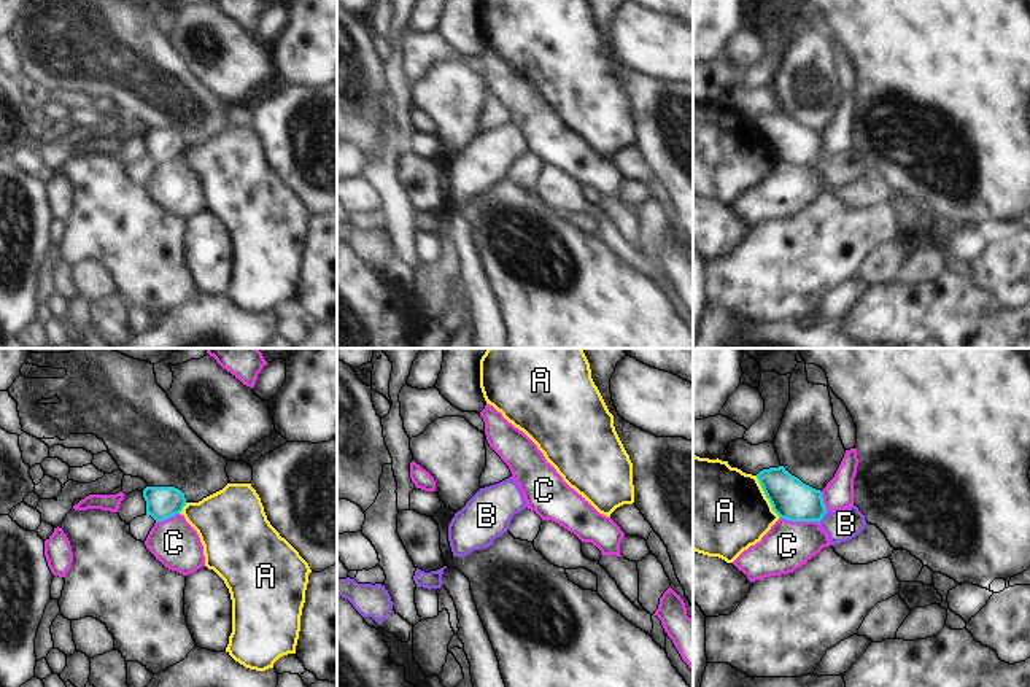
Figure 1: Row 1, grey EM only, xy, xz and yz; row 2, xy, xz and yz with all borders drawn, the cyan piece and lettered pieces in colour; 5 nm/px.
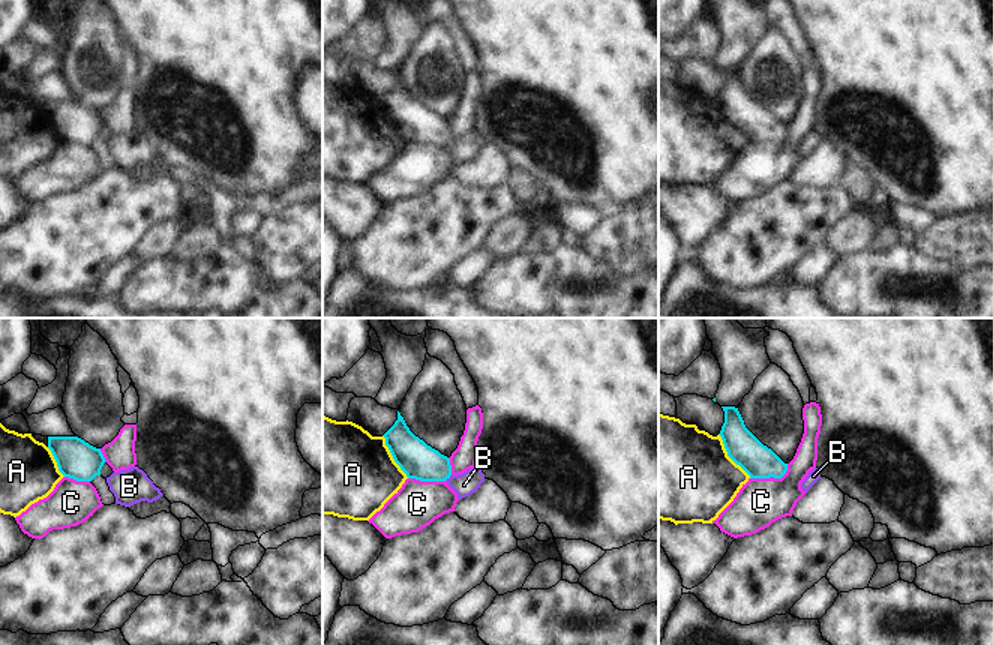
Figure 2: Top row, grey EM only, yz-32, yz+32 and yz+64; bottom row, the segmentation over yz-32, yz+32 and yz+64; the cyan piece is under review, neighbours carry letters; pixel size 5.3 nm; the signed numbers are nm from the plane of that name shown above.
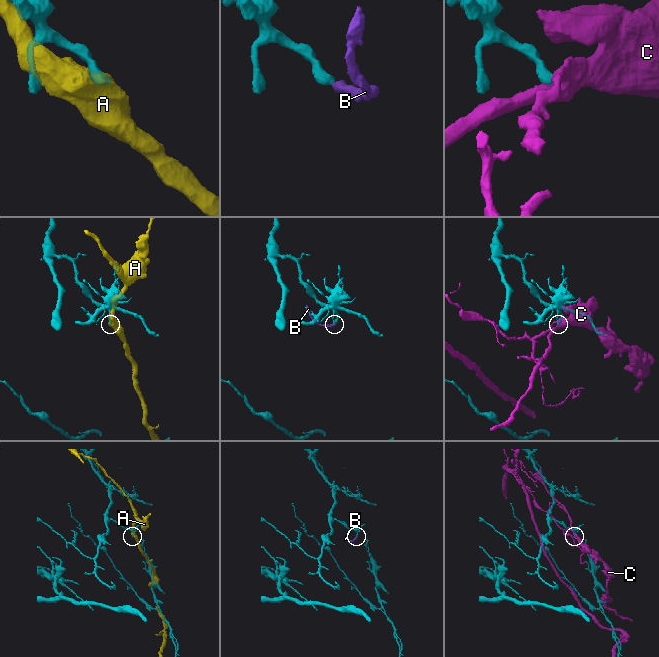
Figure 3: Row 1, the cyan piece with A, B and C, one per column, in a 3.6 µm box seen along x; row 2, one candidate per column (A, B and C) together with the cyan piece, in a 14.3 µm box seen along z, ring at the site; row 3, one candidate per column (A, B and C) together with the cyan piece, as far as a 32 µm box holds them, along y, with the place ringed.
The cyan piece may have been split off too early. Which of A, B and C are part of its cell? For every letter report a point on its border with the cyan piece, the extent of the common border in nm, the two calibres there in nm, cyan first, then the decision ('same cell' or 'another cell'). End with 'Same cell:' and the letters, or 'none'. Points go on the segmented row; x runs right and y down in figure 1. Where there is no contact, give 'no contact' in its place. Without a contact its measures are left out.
A: contact yz (766, 496); length 240 nm; calibres 200 and 460 nm; another cell
B: contact yz (822, 517); length 70 nm; calibres 200 and 160 nm; same cell
C: contact yz (800, 520); length 220 nm; calibres 200 and 240 nm; another cell
Same cell: B

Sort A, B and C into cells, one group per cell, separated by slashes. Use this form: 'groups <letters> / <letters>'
groups A / B / C

